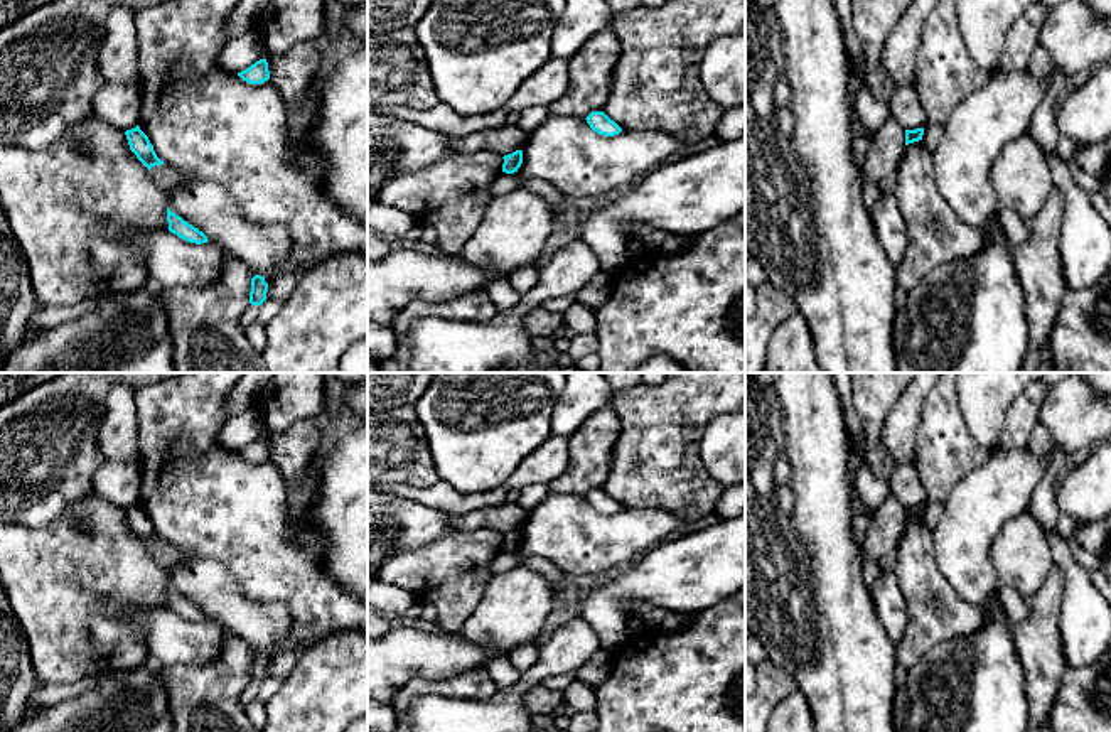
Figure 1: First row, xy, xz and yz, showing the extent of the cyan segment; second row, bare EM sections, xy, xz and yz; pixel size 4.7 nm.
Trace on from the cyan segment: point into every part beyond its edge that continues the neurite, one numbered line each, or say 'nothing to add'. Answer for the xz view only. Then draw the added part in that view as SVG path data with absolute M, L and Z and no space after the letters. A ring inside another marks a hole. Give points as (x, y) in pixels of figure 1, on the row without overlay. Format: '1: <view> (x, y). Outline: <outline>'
nothing to add

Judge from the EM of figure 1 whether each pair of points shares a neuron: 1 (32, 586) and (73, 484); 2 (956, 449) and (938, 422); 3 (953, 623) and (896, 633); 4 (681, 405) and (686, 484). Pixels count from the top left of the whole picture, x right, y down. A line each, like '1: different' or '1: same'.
1: different
2: same
3: different
4: same

